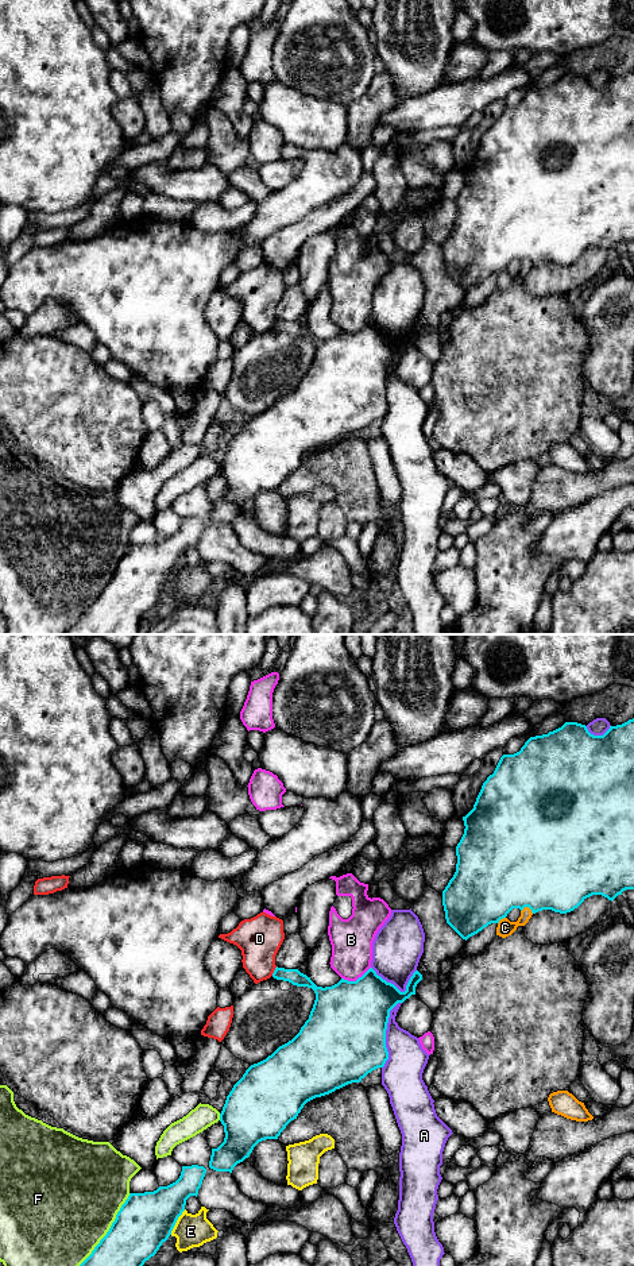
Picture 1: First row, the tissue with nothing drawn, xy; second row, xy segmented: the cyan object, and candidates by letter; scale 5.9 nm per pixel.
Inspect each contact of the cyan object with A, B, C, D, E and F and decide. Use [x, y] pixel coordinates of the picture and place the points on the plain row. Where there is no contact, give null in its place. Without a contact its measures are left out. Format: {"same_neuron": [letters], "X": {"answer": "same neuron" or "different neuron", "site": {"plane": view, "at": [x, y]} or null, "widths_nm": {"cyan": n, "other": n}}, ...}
{"same_neuron": [], "A": {"answer": "different neuron", "site": {"plane": "xy", "at": [385, 386]}, "widths_nm": {"cyan": 500, "other": 240}}, "B": {"answer": "different neuron", "site": {"plane": "xy", "at": [356, 332]}, "widths_nm": {"cyan": 460, "other": 240}}, "C": {"answer": "different neuron", "site": {"plane": "xy", "at": [528, 258]}, "widths_nm": {"cyan": 500, "other": 100}}, "D": {"answer": "different neuron", "site": {"plane": "xy", "at": [274, 323]}, "widths_nm": {"cyan": 90, "other": 260}}, "E": {"answer": "different neuron", "site": {"plane": "xy", "at": [176, 574]}, "widths_nm": {"cyan": 320, "other": 190}}, "F": {"answer": "different neuron", "site": {"plane": "xy", "at": [103, 590]}, "widths_nm": {"cyan": 360, "other": 500}}}

